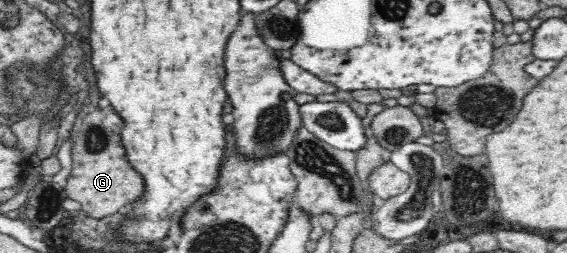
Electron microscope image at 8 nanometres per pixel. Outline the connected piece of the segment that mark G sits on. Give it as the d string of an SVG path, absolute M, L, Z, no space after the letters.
M103 102L86 113L86 117L78 117L78 125L73 128L72 170L64 185L67 198L80 202L84 207L82 211L96 219L114 215L124 205L130 205L144 195L144 179L126 159L126 149L120 137L123 126L120 114L109 103Z

